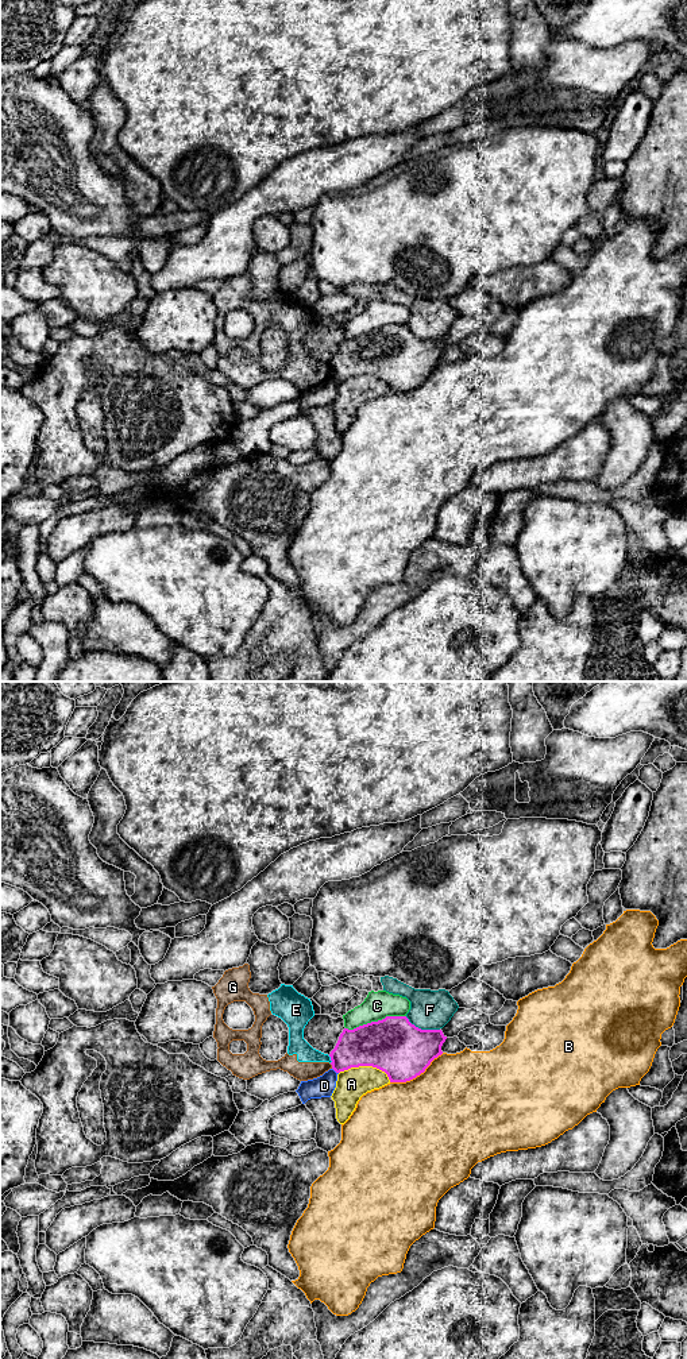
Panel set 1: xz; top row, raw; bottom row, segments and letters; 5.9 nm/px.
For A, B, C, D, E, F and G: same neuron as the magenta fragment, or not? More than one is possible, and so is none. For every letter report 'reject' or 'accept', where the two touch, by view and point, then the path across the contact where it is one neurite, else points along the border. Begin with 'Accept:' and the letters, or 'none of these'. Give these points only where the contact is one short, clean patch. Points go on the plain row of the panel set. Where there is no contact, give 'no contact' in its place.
Accept: none of these
A: reject; meets magenta in xz at (366, 374)
B: reject; meets magenta in xz at (417, 383)
C: reject; meets magenta in xz at (375, 331); border along xz (405, 324), (386, 324), (381, 328), (346, 338)
D: reject; meets magenta in xz at (335, 379)
E: reject; meets magenta in xz at (331, 369); border along xz (328, 365), (331, 371)
F: reject; meets magenta in xz at (423, 339)
G: reject; meets magenta in xz at (332, 375)

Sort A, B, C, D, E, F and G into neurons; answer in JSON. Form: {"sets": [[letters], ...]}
{"sets": [["A"], ["B"], ["C"], ["D"], ["E", "G"], ["F"]]}

